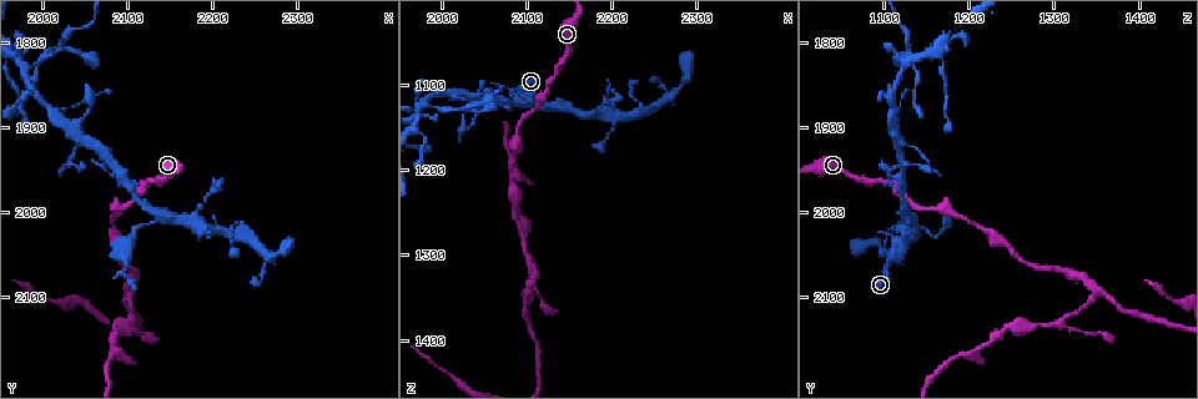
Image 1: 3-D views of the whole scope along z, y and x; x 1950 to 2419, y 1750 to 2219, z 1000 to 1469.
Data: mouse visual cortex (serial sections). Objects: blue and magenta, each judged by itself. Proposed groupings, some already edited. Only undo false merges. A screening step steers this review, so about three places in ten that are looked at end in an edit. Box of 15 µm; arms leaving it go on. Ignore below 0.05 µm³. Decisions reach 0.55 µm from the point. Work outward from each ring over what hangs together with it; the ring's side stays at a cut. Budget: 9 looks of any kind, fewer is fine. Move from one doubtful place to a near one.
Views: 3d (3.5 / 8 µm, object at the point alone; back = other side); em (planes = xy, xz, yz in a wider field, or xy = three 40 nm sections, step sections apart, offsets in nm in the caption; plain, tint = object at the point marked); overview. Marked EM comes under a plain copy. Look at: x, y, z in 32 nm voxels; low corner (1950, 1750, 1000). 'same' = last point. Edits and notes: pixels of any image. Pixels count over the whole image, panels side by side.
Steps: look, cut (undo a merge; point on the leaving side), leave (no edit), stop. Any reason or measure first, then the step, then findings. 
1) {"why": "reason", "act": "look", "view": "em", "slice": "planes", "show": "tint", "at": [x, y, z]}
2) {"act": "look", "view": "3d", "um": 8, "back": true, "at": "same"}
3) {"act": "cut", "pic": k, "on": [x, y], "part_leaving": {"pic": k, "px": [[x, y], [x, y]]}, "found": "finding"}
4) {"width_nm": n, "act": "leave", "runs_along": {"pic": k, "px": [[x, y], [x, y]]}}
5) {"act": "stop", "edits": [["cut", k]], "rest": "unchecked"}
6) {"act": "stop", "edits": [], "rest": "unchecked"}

{"why": "branch point", "act": "look", "view": "3d", "um": 3.5, "at": [2135, 2005, 1130]}

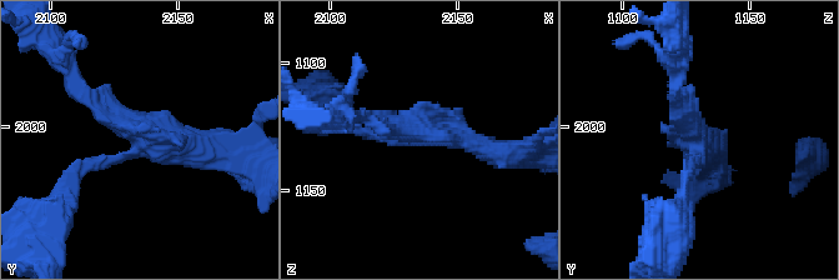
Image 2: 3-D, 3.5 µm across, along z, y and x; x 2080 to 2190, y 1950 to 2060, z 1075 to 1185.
{"arms": 3, "arm_widths_nm": [150, 200, 300], "why": "need the tissue", "act": "look", "view": "em", "slice": "xy", "step": 2, "show": "tint", "at": [2134, 2006, 1128]}

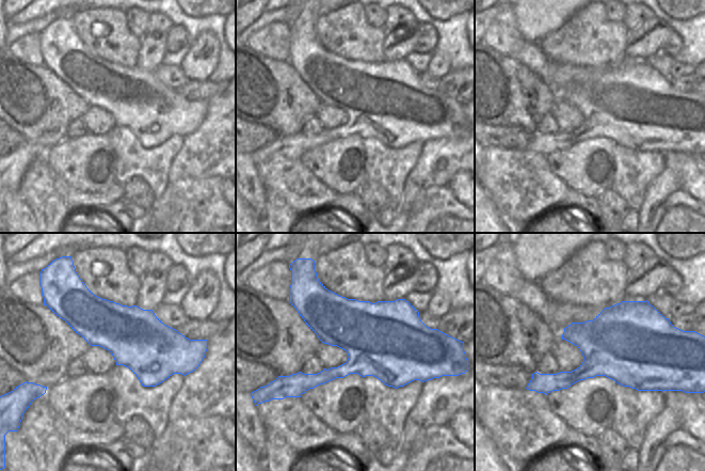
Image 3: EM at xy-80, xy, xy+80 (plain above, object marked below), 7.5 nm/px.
{"act": "leave", "runs_along": {"pic": 2, "px": [[71, 176], [140, 145], [83, 88]]}, "found": "all the same cell"}

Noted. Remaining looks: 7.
{"why": "sharp bend", "act": "look", "view": "3d", "um": 3.5, "at": [2035, 1930, 1145]}

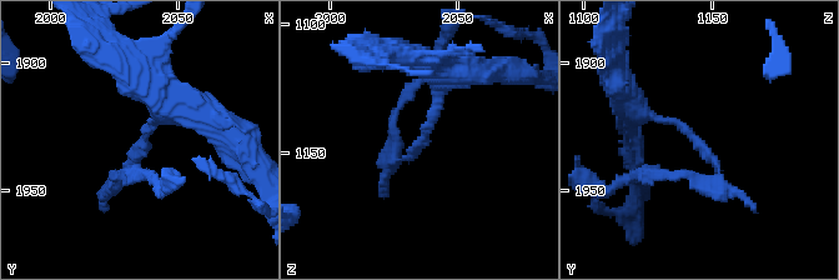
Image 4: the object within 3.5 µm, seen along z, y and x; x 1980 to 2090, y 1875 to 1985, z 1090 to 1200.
{"act": "look", "view": "em", "slice": "planes", "show": "tint", "at": [2036, 1930, 1144]}

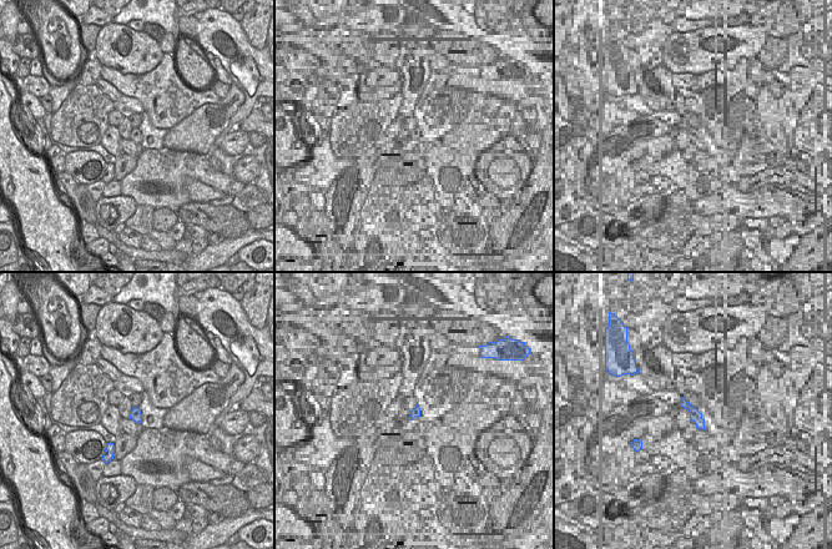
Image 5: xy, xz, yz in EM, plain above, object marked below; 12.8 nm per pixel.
{"arm_widths_nm": [150, 200], "act": "cut", "pic": 4, "on": [140, 154], "found": "a second cell is stuck on"}

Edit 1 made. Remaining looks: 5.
{"why": "narrows sharply", "act": "look", "view": "em", "slice": "xy", "step": 2, "show": "tint", "at": [2205, 2020, 1140]}

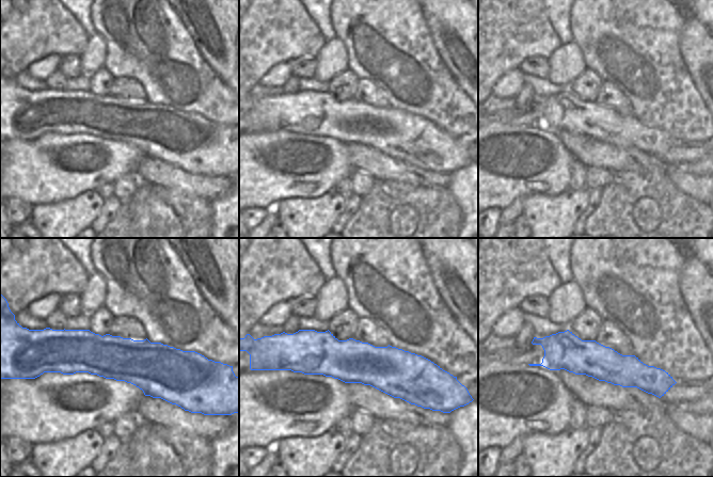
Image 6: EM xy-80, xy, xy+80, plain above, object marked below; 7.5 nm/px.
{"act": "look", "view": "3d", "um": 3.5, "back": true, "at": "same"}

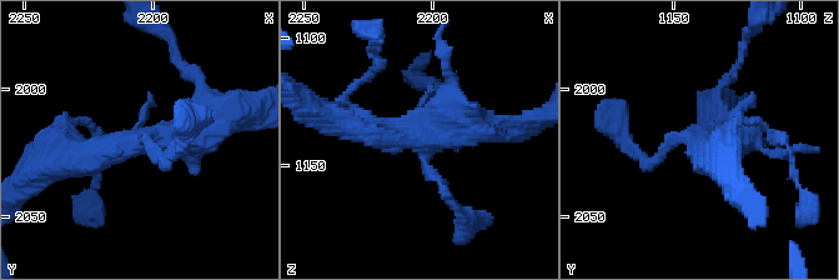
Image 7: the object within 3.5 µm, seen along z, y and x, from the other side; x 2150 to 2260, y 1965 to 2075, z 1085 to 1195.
{"act": "leave", "runs_along": {"pic": 6, "px": [[288, 349], [373, 366], [429, 366]]}, "found": "one cell here"}

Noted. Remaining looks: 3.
{"act": "look", "view": "3d", "um": 3.5, "at": [2280, 2040, 1095]}

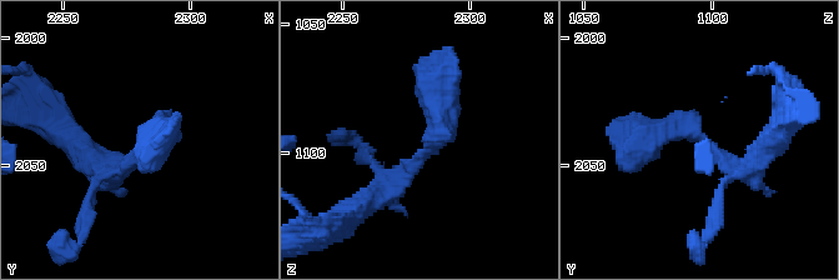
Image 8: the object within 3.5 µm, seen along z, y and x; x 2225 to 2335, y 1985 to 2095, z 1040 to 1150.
{"arm_widths_nm": [300, 350], "act": "look", "view": "em", "slice": "xy", "step": 5, "show": "tint", "at": [2284, 2043, 1099]}

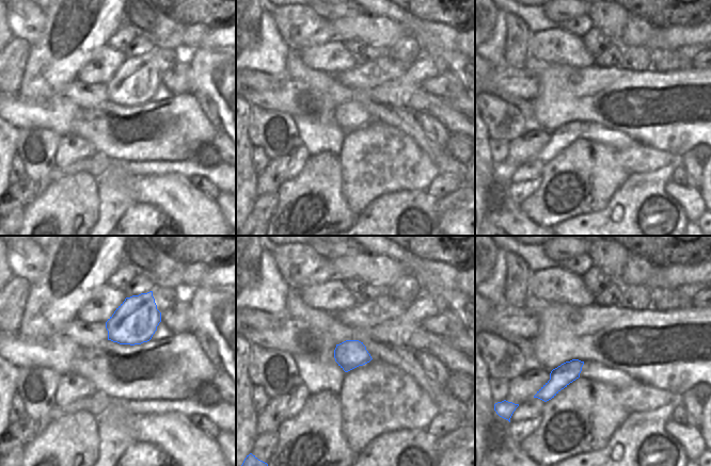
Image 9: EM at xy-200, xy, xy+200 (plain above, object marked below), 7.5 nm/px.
{"act": "leave", "runs_along": {"pic": 8, "px": [[371, 195], [432, 148], [432, 84]]}, "found": "all the same cell"}

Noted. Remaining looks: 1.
{"act": "stop", "edits": [["cut", 4]], "rest": "unchecked"}

